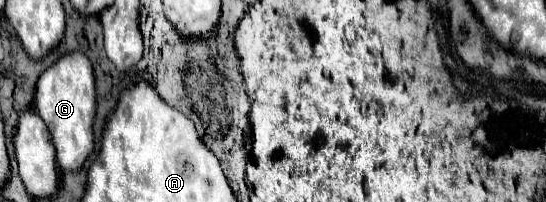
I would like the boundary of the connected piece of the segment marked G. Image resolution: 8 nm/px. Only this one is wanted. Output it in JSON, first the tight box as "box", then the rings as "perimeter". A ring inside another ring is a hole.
{"box":[33,51,97,173],"perimeter":[[[81,51],[63,55],[55,65],[43,71],[37,81],[33,103],[35,103],[35,111],[45,121],[51,133],[61,171],[69,171],[69,173],[79,171],[79,167],[85,163],[85,159],[91,155],[95,147],[93,141],[93,119],[97,111],[95,77],[87,55],[83,55]]]}

